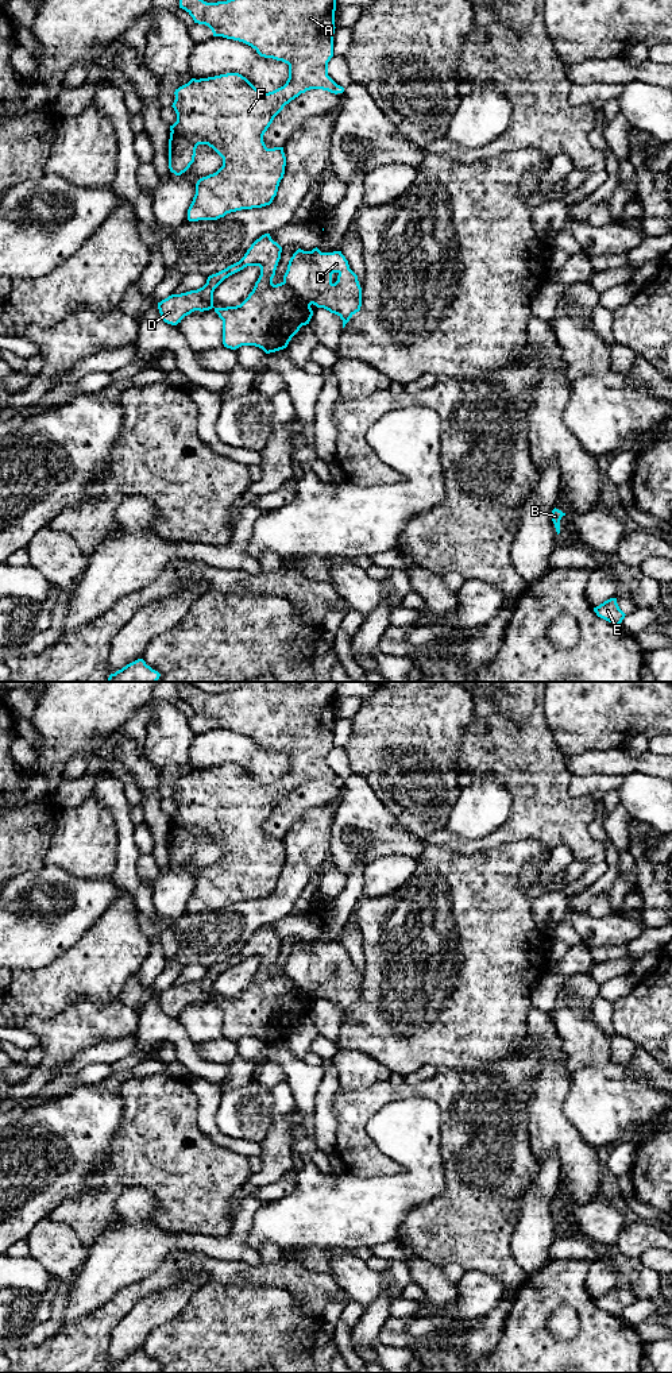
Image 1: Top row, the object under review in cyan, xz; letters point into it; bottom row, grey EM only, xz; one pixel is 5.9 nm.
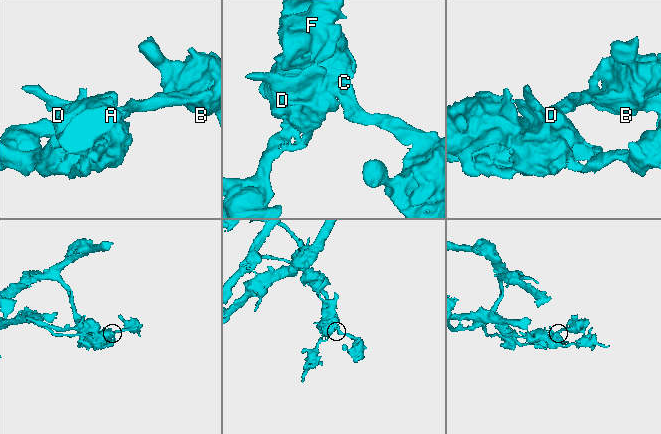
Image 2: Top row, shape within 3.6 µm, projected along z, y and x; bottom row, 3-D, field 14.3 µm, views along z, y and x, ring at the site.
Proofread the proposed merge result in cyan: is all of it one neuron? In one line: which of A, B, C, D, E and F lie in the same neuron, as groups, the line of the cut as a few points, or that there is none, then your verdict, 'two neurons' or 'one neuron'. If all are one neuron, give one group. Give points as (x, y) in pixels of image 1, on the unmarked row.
A B C E F / D; cut in xz along (284, 972), (309, 997); two neurons

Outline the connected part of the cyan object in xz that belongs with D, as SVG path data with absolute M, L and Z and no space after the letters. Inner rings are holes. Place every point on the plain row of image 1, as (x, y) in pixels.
M270 925L262 926L239 953L209 967L202 979L171 986L158 994L162 1011L177 1017L194 1002L213 999L223 1011L224 1038L236 1041L242 1037L255 1037L266 1045L286 1040L300 1019L309 1015L313 1002L289 976L273 975L281 944L282 938ZM247 957L260 959L260 967L248 988L236 998L215 999L215 980Z

